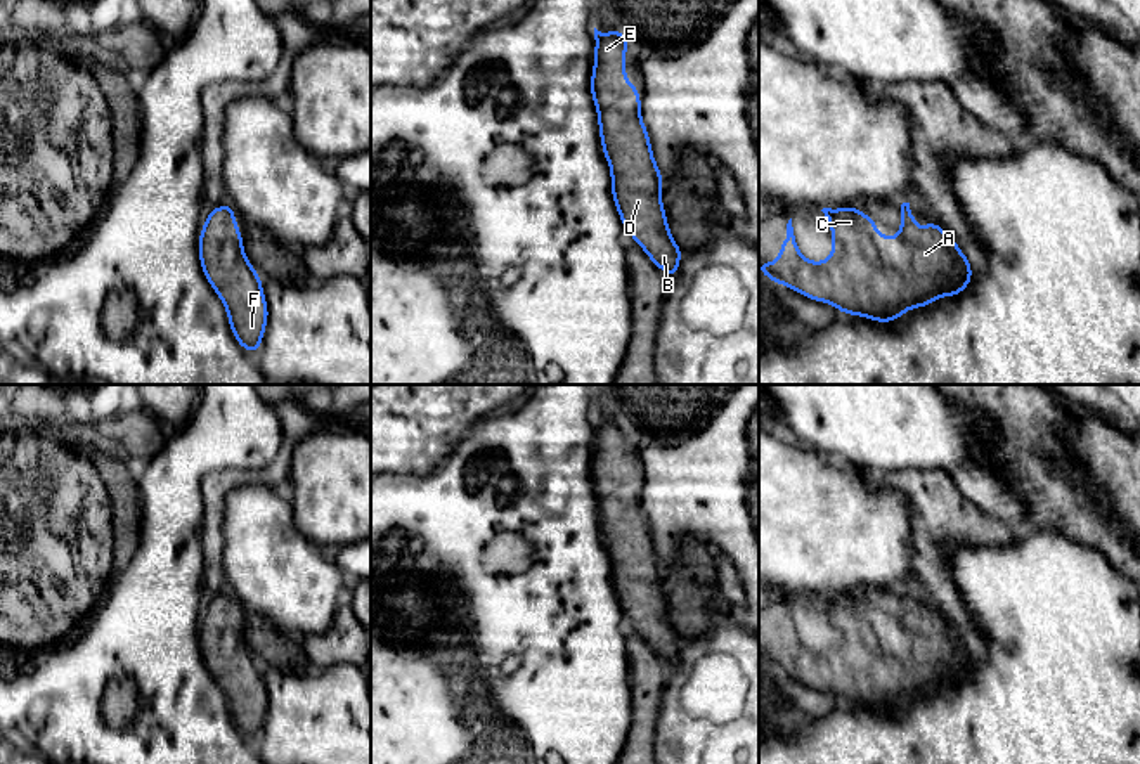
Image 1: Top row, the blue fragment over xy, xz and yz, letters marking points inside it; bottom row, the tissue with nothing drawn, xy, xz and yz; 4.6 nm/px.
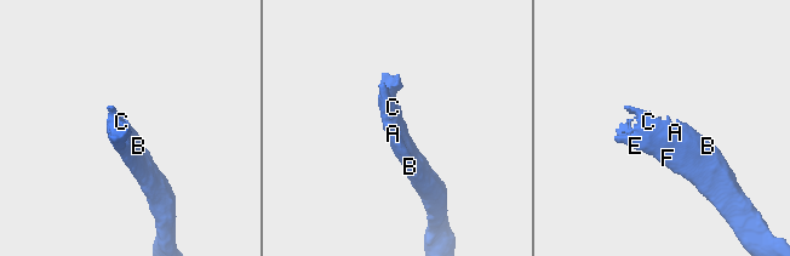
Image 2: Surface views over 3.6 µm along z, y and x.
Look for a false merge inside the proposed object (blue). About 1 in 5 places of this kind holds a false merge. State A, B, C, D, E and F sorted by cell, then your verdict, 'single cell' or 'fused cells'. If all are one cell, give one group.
groups A B C D E F; single cell

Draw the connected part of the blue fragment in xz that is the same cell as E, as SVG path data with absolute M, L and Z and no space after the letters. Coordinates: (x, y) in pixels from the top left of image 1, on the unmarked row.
M596 416L594 428L591 483L610 553L612 584L625 620L674 667L683 639L670 624L662 594L664 567L641 509L639 476L625 469L625 437L631 428L622 418L601 421Z

